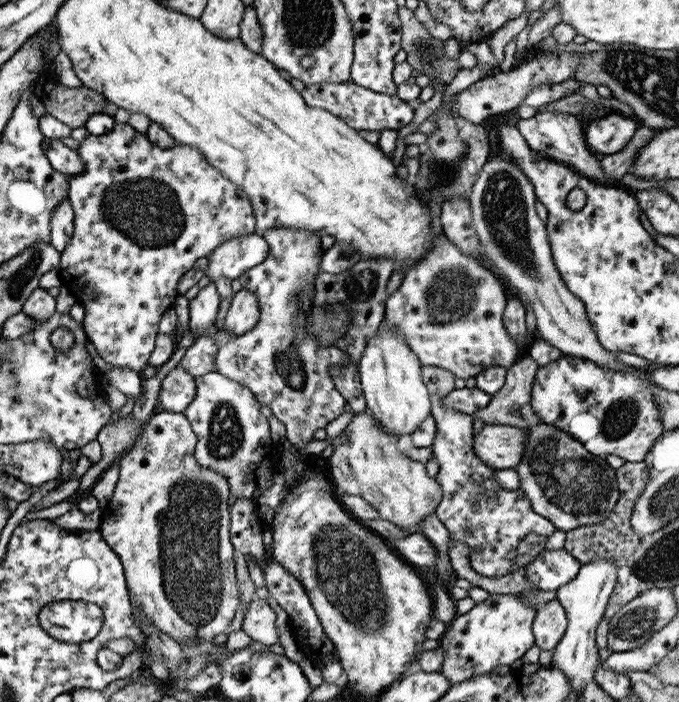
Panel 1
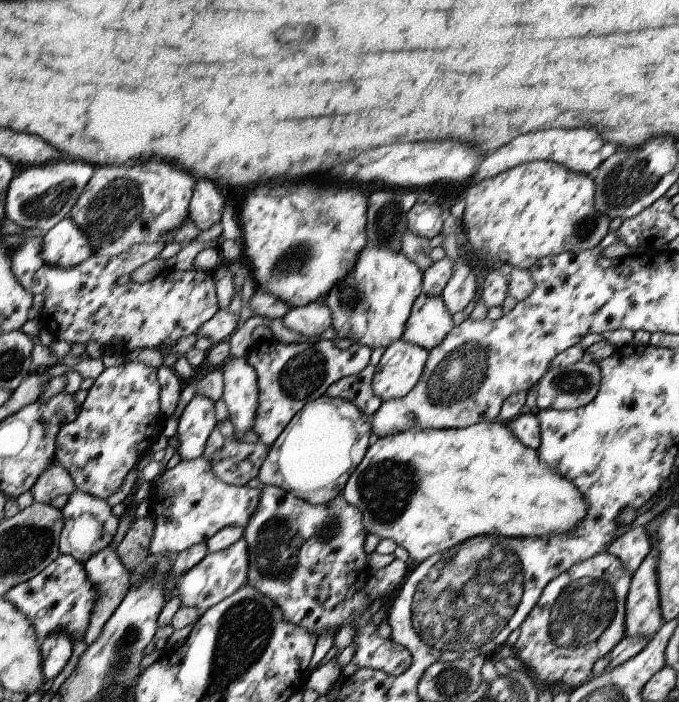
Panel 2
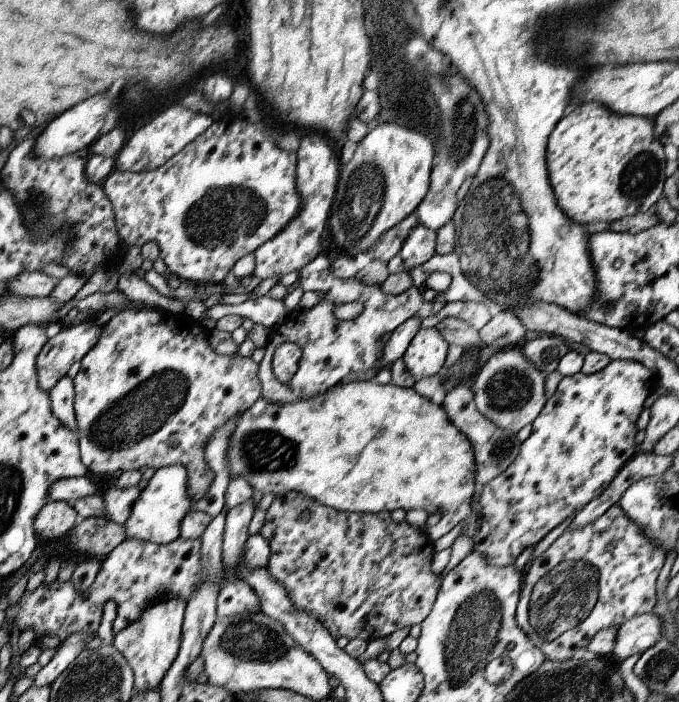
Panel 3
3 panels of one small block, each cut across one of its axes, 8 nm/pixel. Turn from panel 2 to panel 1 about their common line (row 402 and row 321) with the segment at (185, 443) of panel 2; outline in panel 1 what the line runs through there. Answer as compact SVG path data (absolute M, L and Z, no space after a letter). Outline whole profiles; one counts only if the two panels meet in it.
M214 282L199 290L198 294L189 300L190 334L207 330L215 322L219 310L220 296L216 292Z

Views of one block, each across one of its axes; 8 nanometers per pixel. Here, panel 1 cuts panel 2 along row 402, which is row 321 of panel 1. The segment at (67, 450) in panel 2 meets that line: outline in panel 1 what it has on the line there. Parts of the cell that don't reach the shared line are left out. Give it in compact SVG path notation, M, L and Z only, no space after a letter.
M115 123L114 128L103 135L88 135L81 141L78 147L78 154L83 160L83 170L78 174L70 175L69 195L72 209L75 214L73 237L68 246L61 252L61 264L59 268L62 286L84 306L85 314L83 326L92 348L105 360L105 364L121 366L130 370L142 372L145 364L149 364L149 356L155 347L155 340L158 336L159 322L162 315L168 310L168 306L174 304L176 296L179 296L178 280L182 274L186 274L198 258L208 256L217 246L223 242L243 234L254 234L256 219L252 212L252 203L248 195L239 186L230 182L217 168L210 166L204 155L191 146L175 144L171 149L158 148L150 142L148 135L138 132L132 125Z

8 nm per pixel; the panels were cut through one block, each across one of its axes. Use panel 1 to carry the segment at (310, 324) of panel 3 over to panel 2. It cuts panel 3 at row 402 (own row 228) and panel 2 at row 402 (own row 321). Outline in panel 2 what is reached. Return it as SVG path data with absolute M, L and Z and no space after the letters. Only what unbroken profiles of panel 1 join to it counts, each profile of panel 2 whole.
M334 339L310 344L284 344L278 340L268 342L268 350L262 356L260 368L260 350L254 352L251 347L246 355L248 362L256 369L258 381L258 410L254 418L252 431L258 435L258 443L271 447L294 415L308 402L326 395L328 386L347 376L356 376L362 372L370 360L370 350L367 346L351 344L346 350L336 347Z

